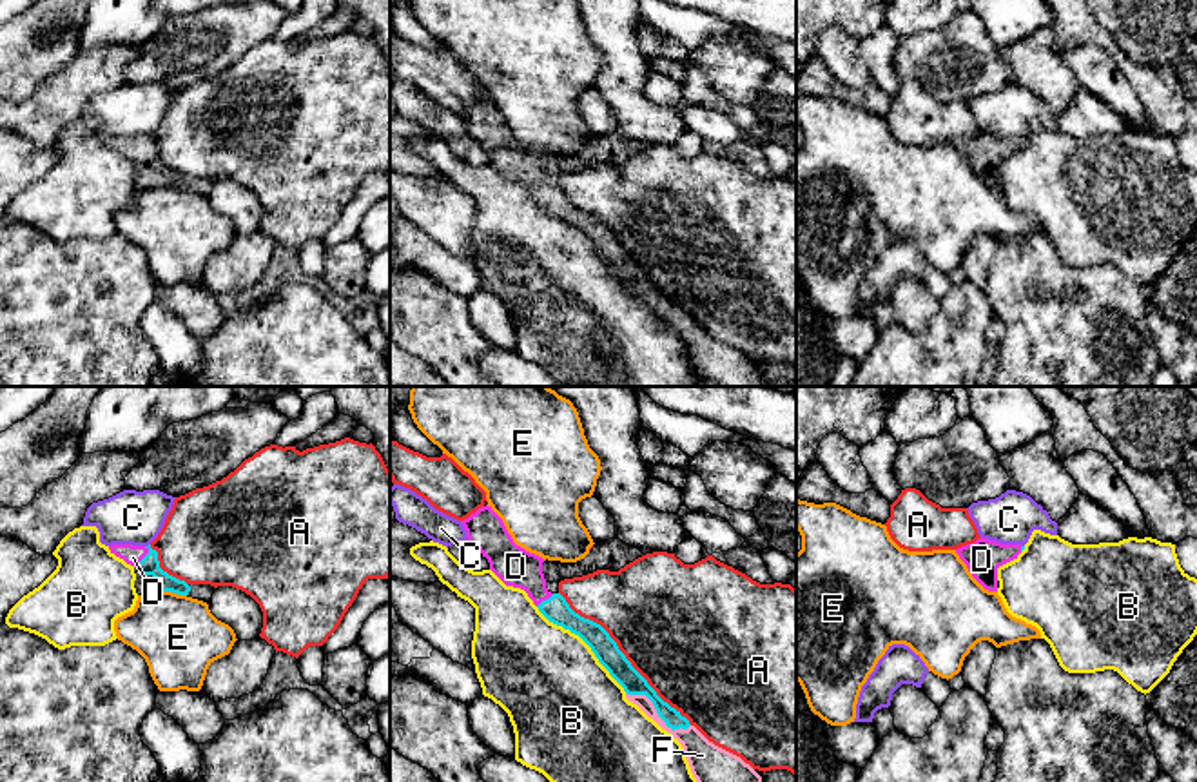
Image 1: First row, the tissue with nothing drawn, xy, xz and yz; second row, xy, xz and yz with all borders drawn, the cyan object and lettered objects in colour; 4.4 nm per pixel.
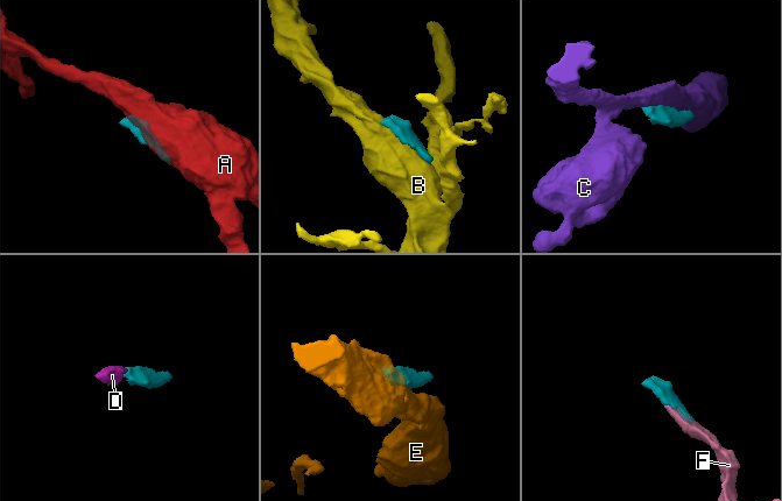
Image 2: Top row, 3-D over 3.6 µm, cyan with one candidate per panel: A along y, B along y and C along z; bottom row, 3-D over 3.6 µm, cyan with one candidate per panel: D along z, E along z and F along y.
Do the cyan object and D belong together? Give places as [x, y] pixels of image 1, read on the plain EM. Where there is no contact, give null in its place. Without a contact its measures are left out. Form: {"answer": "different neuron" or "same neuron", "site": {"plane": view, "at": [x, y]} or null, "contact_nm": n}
{"answer": "same neuron", "site": {"plane": "xy", "at": [144, 151]}, "contact_nm": 110}

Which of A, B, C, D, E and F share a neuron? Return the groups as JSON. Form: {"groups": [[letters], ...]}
{"groups": [["A"], ["B"], ["C"], ["D", "F"], ["E"]]}

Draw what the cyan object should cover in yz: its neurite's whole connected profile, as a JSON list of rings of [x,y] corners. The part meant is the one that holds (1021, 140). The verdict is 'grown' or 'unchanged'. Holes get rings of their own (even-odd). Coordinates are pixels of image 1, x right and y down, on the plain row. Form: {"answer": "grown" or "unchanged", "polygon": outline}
{"answer": "grown", "polygon": [[[981,131],[958,142],[956,147],[985,183],[998,185],[998,161],[1017,152],[1023,143],[1021,138],[1001,138]]]}

